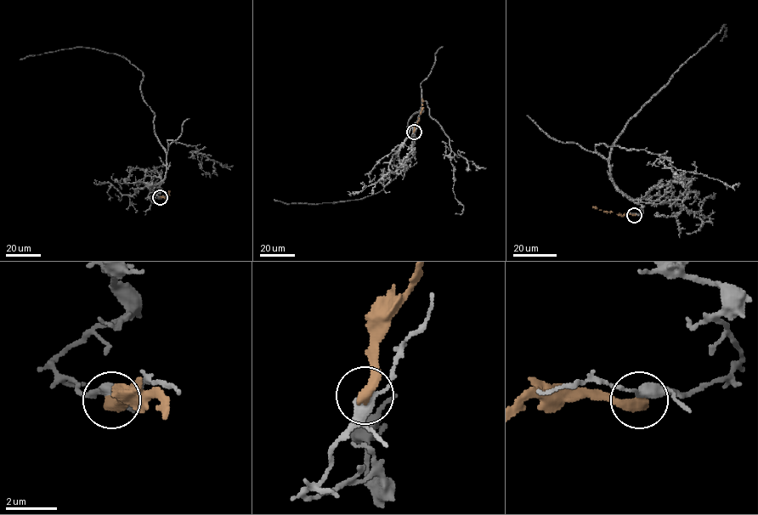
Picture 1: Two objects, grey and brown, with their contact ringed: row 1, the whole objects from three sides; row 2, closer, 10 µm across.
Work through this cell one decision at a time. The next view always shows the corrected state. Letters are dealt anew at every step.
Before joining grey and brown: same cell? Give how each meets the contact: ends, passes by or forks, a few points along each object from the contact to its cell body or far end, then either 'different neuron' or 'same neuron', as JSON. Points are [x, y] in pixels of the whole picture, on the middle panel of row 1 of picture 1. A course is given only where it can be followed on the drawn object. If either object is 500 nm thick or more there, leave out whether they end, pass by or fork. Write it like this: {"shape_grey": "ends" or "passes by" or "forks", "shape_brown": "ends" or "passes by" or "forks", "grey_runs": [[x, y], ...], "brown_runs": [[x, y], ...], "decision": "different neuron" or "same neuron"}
{"shape_grey": "forks", "shape_brown": "ends", "grey_runs": [[414, 131], [420, 111], [393, 159], [396, 176], [376, 194], [313, 204], [274, 199]], "brown_runs": [[414, 131], [421, 110], [422, 99]], "decision": "different neuron"}

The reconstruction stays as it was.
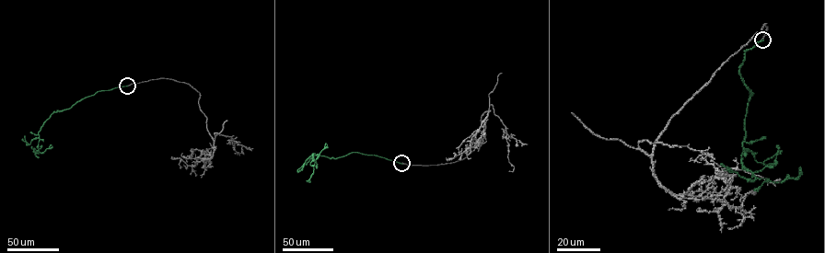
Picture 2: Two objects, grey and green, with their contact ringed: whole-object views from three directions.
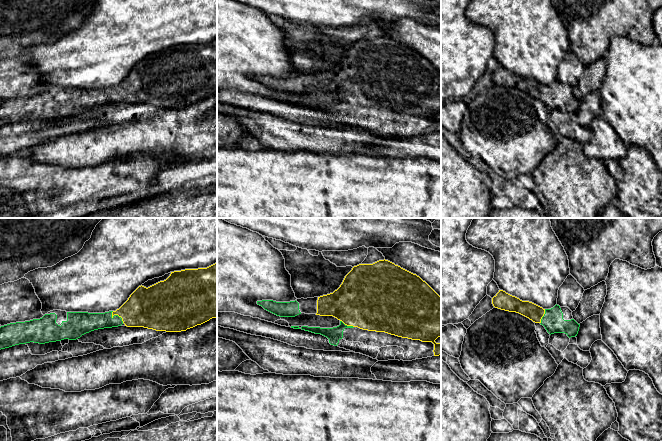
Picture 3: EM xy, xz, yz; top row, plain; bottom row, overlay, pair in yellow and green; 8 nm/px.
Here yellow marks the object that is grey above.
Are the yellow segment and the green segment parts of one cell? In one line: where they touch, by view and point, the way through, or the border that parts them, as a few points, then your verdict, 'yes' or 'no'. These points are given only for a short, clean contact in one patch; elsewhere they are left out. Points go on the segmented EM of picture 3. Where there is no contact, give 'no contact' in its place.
contact xy (118, 315); way xy (148, 307), (118, 315), (107, 320), (88, 322); yes

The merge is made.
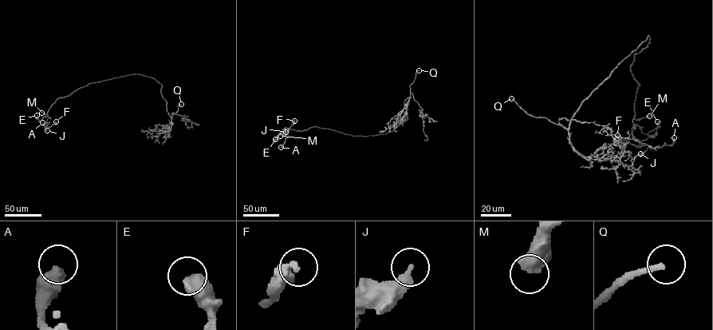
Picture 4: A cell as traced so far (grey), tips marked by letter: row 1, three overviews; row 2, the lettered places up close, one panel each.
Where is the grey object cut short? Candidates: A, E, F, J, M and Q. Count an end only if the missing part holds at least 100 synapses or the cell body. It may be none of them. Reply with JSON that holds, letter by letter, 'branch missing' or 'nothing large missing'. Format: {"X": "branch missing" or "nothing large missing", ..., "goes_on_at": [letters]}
{"A": "nothing large missing", "E": "nothing large missing", "F": "nothing large missing", "J": "nothing large missing", "M": "nothing large missing", "Q": "branch missing", "goes_on_at": ["Q"]}

